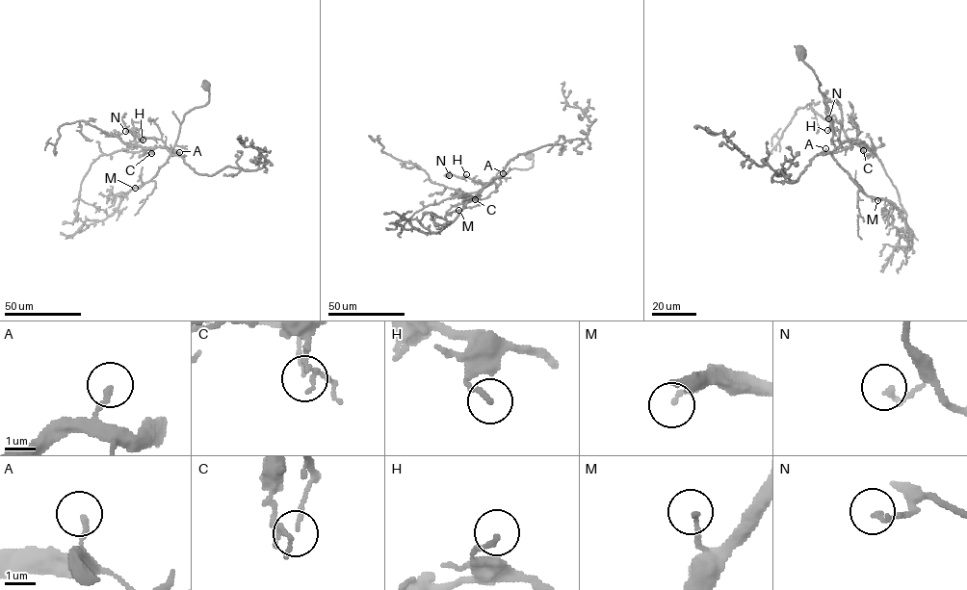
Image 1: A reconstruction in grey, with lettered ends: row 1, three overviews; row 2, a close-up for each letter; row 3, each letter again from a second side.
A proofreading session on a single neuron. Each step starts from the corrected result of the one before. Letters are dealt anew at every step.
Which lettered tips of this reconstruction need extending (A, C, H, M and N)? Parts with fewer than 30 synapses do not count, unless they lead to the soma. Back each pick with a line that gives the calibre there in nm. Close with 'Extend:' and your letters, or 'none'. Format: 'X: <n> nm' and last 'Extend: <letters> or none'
Extend: none

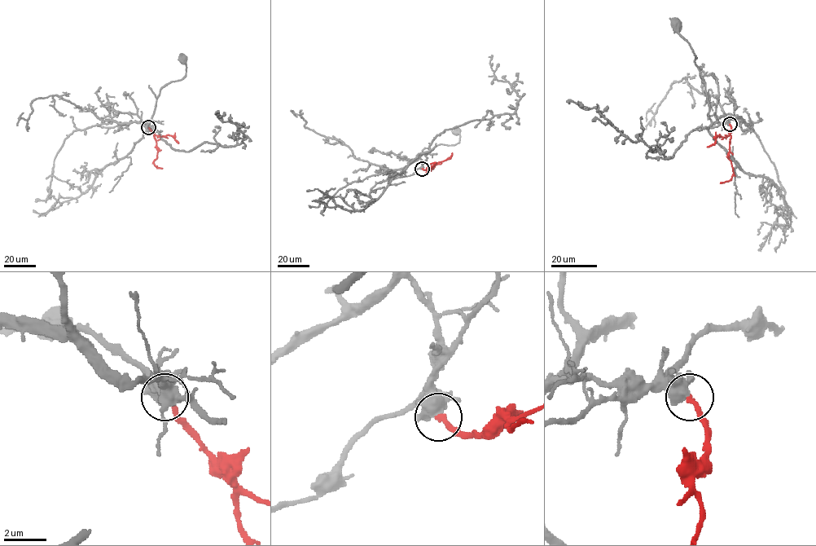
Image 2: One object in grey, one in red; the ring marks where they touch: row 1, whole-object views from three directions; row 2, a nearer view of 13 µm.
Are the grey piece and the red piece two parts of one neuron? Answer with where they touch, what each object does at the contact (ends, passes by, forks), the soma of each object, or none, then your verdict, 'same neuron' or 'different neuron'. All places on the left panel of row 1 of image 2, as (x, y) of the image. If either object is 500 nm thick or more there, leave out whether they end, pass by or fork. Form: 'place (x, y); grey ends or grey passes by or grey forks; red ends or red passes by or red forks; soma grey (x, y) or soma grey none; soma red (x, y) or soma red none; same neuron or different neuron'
place (148, 127); grey forks; red ends; soma grey (183, 59); soma red none; same neuron

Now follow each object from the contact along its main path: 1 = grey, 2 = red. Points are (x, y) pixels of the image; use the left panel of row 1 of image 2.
1: (148, 127), (146, 126), (153, 113), (160, 89), (185, 75), (183, 58)
2: (148, 127), (155, 141), (158, 151), (153, 162), (160, 168), (156, 168)

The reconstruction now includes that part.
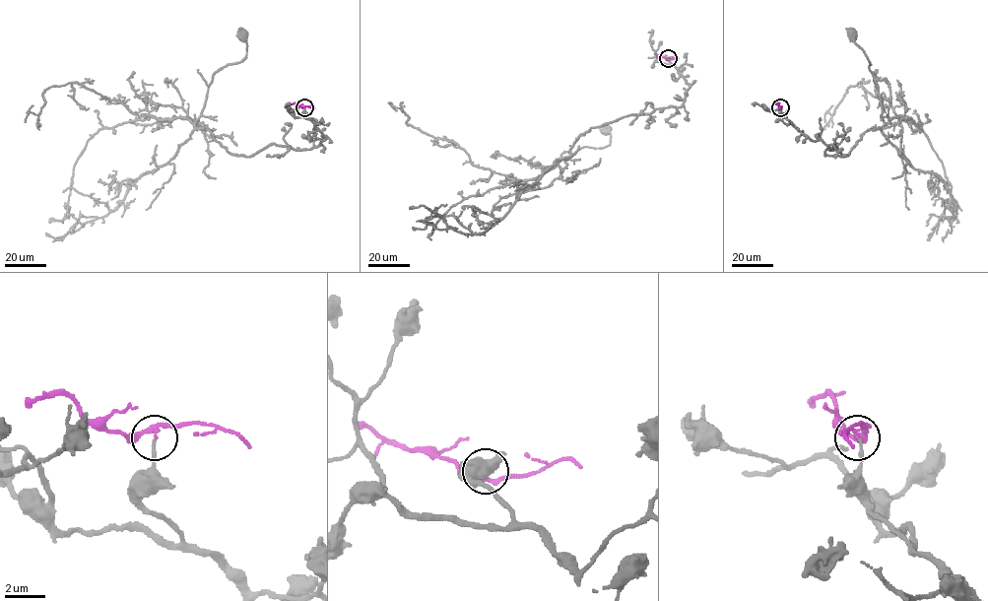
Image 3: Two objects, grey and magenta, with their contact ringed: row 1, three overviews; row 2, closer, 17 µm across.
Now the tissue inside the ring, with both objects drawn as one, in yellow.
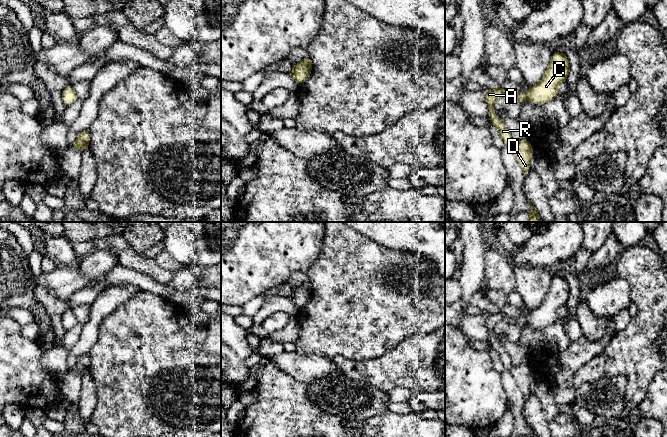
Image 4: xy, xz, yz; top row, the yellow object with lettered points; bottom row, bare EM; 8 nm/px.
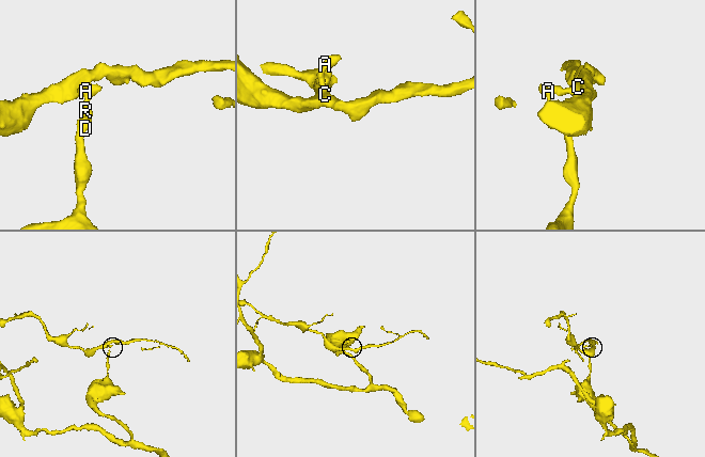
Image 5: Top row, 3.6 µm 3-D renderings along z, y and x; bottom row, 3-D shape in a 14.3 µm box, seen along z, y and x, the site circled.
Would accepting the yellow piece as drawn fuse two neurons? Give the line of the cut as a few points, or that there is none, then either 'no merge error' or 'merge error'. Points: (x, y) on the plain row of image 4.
cut xz (299, 287), (310, 291); merge error

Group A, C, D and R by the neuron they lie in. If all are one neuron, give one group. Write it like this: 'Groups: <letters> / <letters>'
Groups: A C R / D

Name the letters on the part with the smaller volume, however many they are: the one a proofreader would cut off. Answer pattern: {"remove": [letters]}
{"remove": ["A", "C", "R"]}

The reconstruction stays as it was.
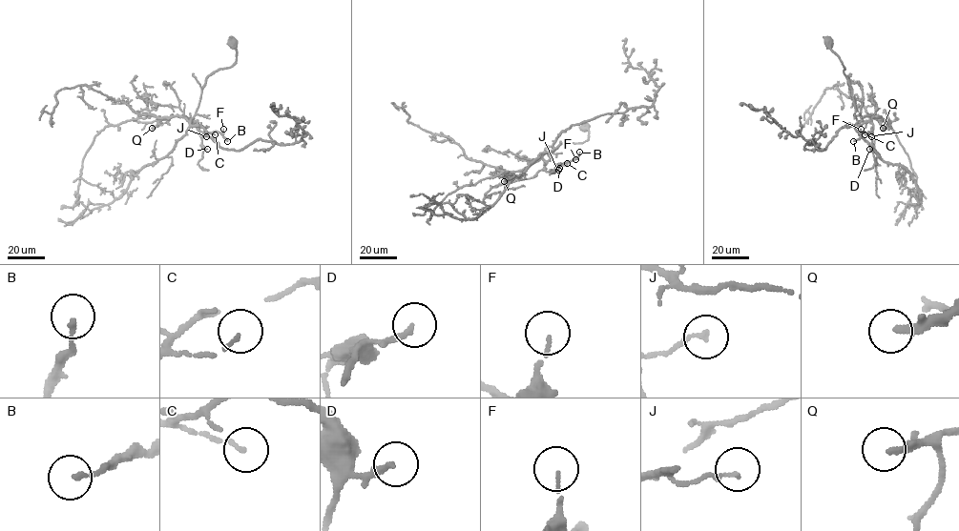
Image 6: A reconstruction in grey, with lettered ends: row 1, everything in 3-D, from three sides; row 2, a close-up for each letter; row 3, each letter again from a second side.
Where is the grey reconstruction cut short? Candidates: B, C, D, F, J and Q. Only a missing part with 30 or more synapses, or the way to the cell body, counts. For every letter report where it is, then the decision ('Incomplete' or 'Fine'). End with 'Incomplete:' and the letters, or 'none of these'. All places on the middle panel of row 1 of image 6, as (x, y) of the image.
B: Place: (579, 152). Fine
C: Place: (567, 163). Fine
D: Place: (559, 168). Fine
F: Place: (575, 159). Fine
J: Place: (558, 170). Fine
Q: Place: (504, 181). Incomplete
Incomplete: Q

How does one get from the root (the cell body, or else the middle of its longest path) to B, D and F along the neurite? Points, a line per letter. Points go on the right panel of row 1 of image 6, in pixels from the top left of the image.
B: (829, 41), (844, 68), (854, 117), (873, 125), (870, 132), (864, 131), (853, 141)
D: (829, 41), (830, 48), (844, 68), (844, 72), (851, 89), (854, 117), (873, 125), (869, 149)
F: (829, 41), (844, 68), (854, 117), (873, 125), (868, 132), (862, 132), (861, 129)

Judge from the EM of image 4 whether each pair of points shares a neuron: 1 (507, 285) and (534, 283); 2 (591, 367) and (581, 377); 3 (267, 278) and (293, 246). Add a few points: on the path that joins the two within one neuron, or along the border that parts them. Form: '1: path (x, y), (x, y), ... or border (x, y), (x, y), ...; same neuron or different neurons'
1: border (512, 264), (516, 290); different neurons
2: path (589, 369), (583, 375); same neuron
3: path (272, 270), (288, 254); same neuron

